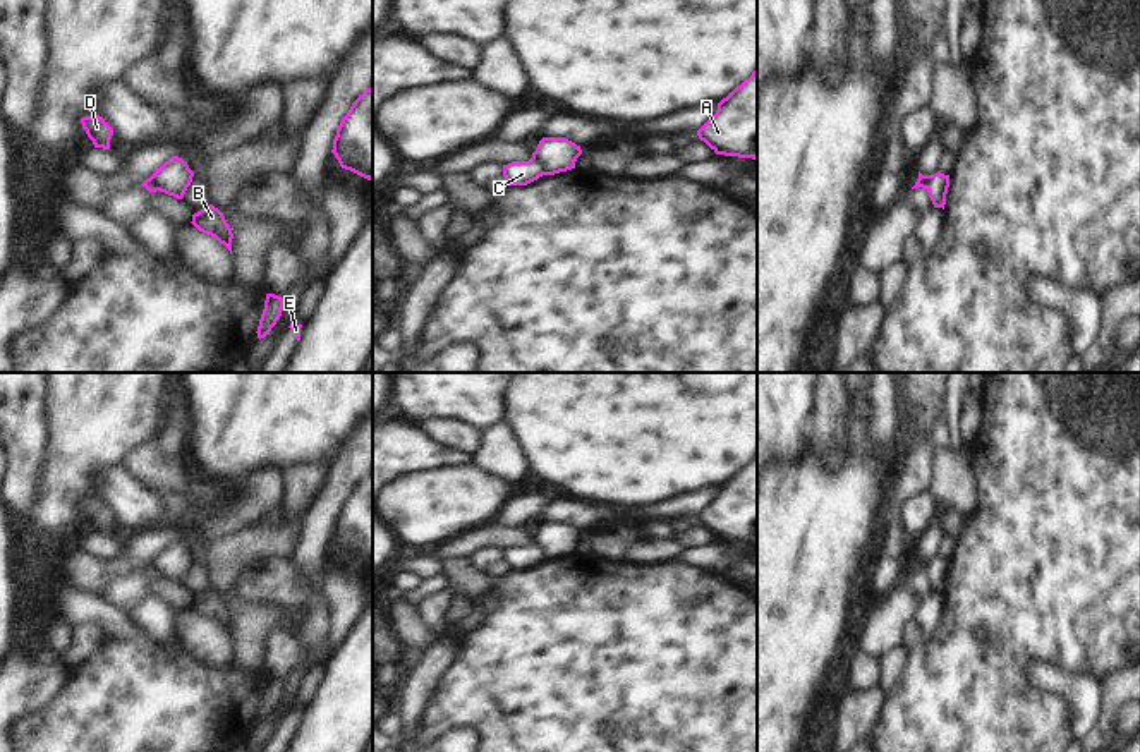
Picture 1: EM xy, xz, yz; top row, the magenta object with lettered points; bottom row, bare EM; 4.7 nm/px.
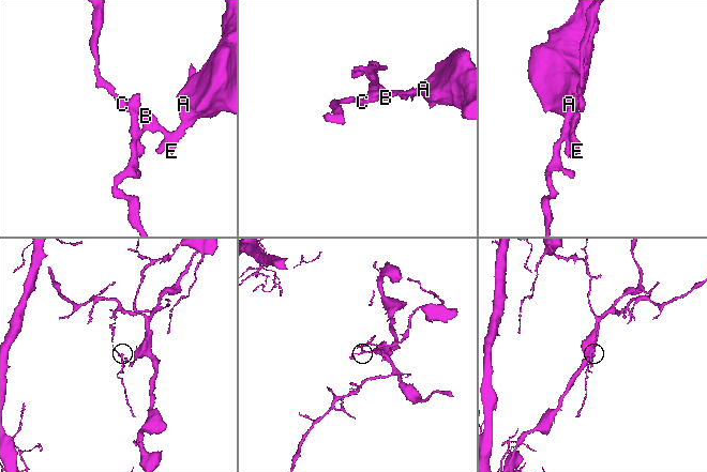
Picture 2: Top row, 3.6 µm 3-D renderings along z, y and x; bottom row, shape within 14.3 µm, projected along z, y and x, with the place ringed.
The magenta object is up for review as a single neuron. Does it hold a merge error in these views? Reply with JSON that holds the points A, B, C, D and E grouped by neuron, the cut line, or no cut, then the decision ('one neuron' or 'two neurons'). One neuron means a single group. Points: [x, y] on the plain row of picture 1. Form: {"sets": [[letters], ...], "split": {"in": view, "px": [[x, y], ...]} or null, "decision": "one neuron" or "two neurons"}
{"sets": [["A", "B", "E"], ["C", "D"]], "split": {"in": "xz", "px": [[533, 541], [545, 558]]}, "decision": "two neurons"}

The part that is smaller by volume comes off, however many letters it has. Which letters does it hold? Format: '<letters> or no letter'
C, D

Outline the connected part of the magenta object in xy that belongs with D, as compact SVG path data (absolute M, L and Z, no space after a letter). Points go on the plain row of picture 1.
M100 500L82 501L81 508L88 522L93 525L94 532L110 534L113 513L105 506L103 501Z

